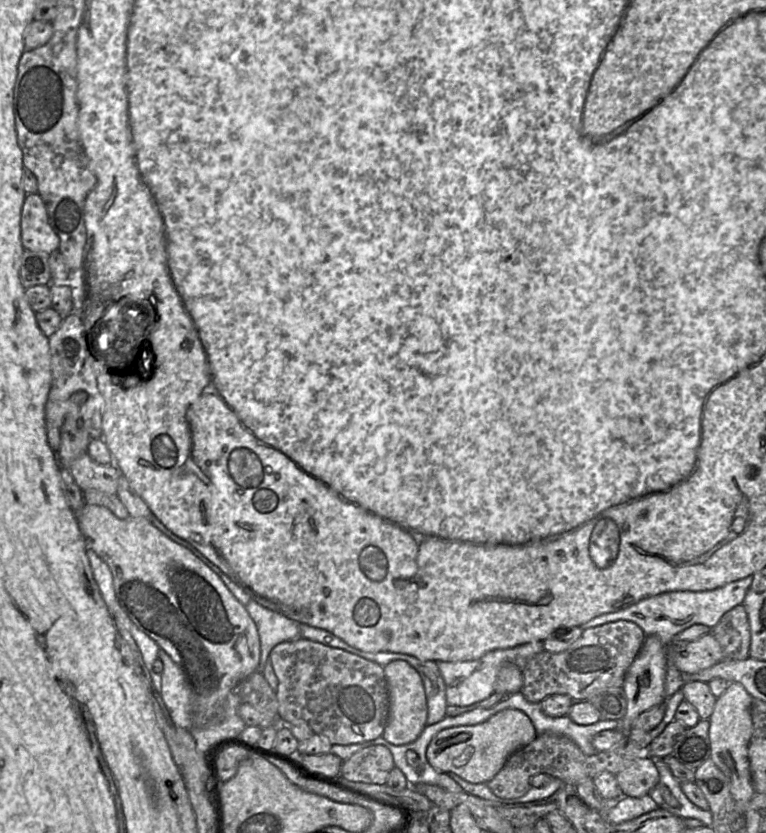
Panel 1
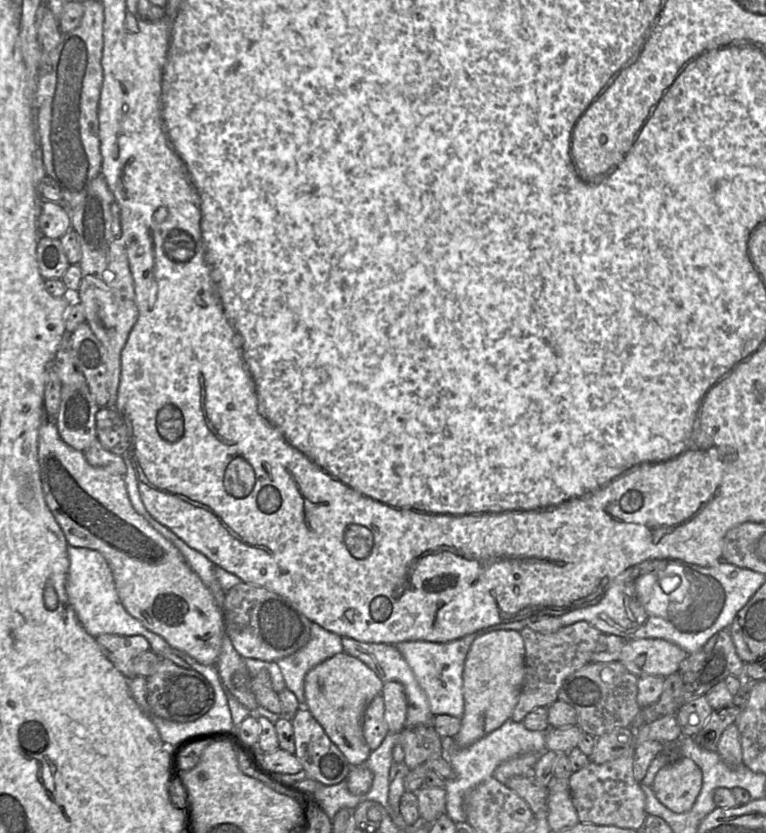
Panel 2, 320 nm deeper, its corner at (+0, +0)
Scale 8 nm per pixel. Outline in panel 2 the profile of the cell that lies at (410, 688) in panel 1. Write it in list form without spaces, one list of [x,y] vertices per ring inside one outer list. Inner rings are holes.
[[[396,681],[385,682],[381,696],[384,700],[384,718],[388,732],[400,733],[405,727],[407,716],[407,699],[403,685]]]

